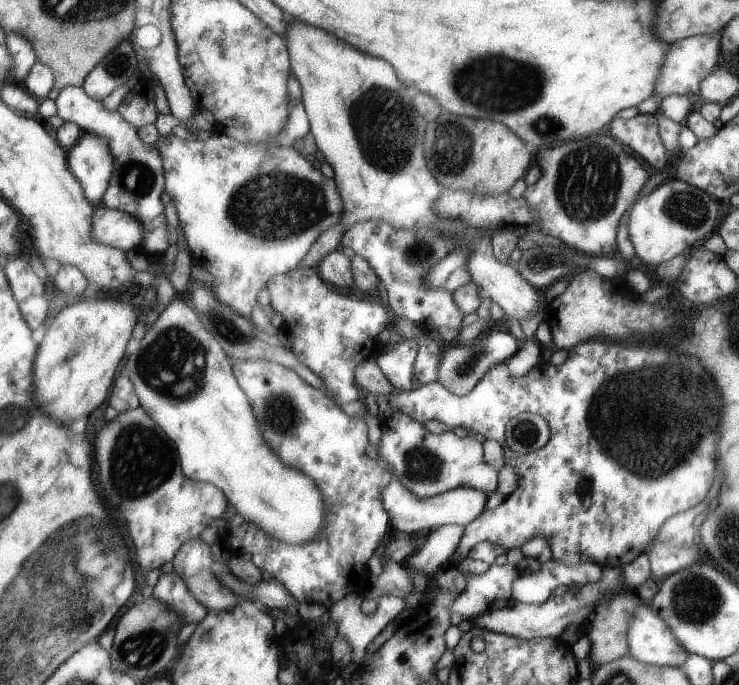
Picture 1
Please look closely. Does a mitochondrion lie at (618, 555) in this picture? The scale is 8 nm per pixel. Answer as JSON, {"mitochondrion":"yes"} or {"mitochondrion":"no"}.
{"mitochondrion":"no"}

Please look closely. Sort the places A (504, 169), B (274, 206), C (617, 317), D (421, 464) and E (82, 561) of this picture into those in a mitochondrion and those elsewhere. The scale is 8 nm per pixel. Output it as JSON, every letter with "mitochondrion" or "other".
{"A":"other","B":"mitochondrion","C":"other","D":"mitochondrion","E":"mitochondrion"}

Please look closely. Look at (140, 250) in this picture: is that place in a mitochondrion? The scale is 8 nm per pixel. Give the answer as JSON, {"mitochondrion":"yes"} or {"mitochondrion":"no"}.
{"mitochondrion":"no"}

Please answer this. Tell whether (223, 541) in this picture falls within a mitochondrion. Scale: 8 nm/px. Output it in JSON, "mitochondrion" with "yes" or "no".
{"mitochondrion":"no"}

